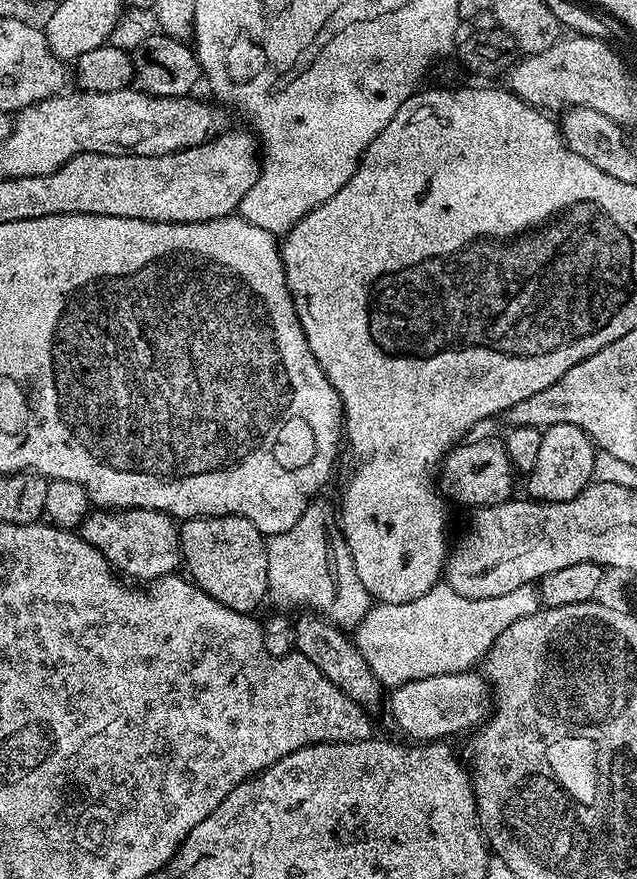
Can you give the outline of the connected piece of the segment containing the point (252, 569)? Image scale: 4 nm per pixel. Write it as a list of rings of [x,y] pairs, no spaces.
[[[193,516],[178,528],[183,567],[193,584],[230,610],[255,613],[268,595],[266,537],[241,516]]]

